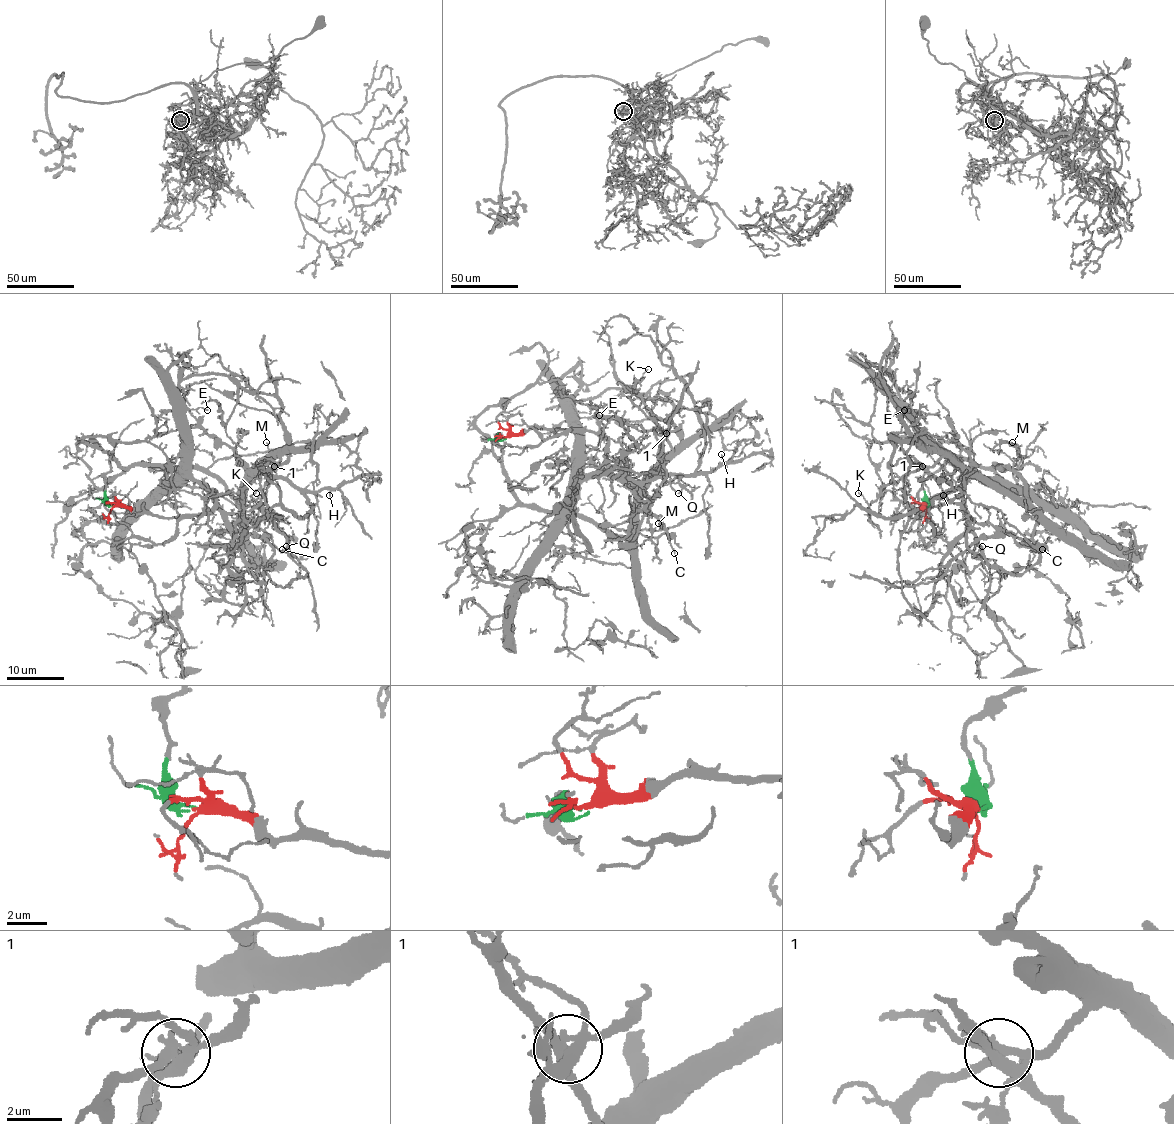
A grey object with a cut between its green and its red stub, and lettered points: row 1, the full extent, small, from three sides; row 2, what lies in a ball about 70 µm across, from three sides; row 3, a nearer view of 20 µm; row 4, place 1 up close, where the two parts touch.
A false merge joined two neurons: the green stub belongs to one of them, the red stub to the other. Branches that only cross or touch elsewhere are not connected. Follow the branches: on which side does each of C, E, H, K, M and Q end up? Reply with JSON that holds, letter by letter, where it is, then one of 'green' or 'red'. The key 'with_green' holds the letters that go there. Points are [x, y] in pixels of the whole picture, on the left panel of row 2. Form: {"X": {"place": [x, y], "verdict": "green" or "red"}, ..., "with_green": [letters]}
{"C": {"place": [282, 549], "verdict": "red"}, "E": {"place": [207, 410], "verdict": "red"}, "H": {"place": [329, 495], "verdict": "green"}, "K": {"place": [256, 493], "verdict": "green"}, "M": {"place": [266, 442], "verdict": "green"}, "Q": {"place": [286, 546], "verdict": "red"}, "with_green": ["H", "K", "M"]}

